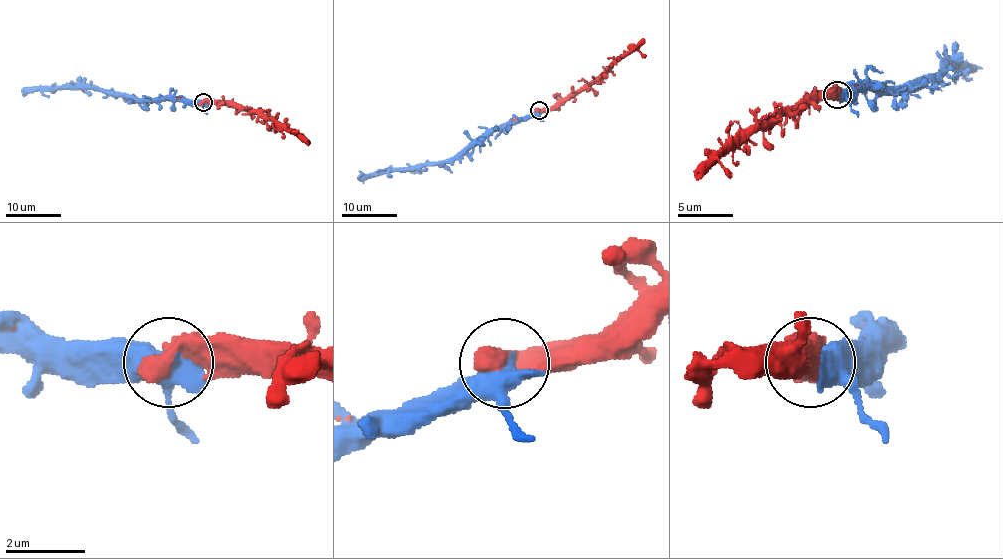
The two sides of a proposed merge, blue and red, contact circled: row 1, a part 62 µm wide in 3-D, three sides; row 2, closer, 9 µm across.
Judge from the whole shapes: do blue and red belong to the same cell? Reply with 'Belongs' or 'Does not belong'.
Belongs

